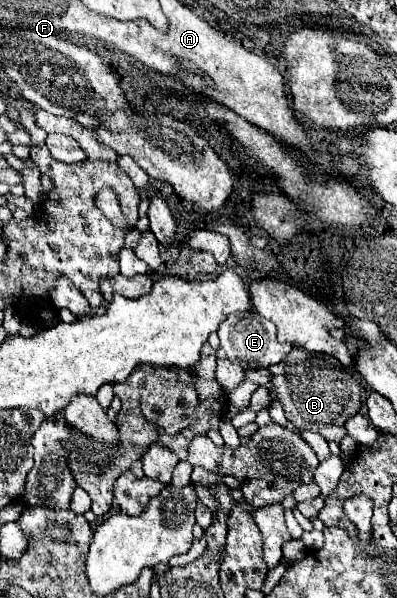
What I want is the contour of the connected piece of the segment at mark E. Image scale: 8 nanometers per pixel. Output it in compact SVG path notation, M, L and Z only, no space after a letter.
M252 310L230 314L228 320L220 324L218 336L220 336L220 346L226 352L228 360L232 364L242 366L244 370L250 370L250 368L268 368L272 364L278 364L278 360L282 360L282 356L286 356L292 350L290 344L282 344L282 342L276 340L276 328L274 328L274 324L270 320L260 318Z

